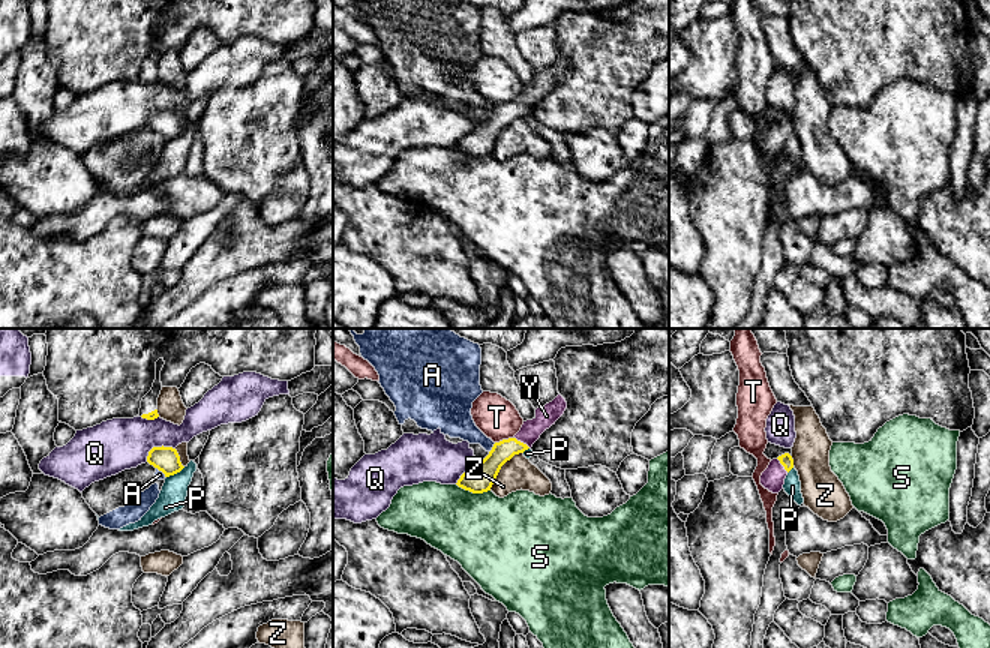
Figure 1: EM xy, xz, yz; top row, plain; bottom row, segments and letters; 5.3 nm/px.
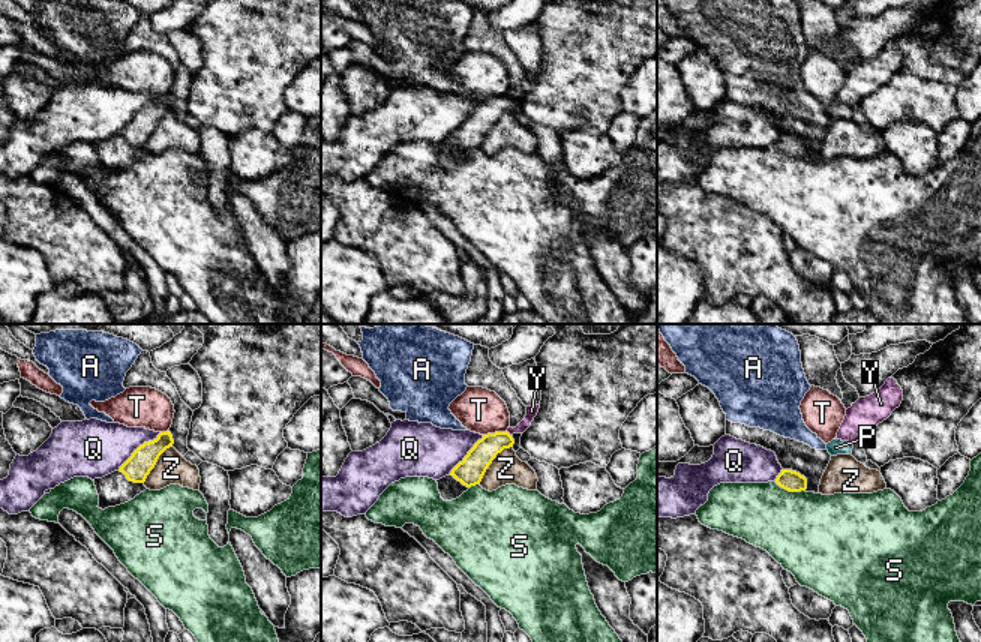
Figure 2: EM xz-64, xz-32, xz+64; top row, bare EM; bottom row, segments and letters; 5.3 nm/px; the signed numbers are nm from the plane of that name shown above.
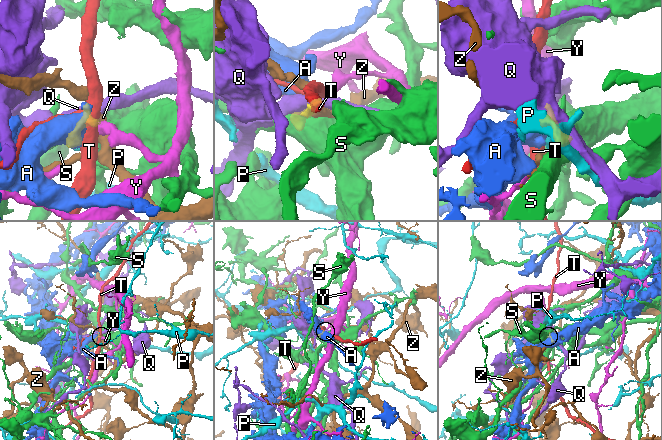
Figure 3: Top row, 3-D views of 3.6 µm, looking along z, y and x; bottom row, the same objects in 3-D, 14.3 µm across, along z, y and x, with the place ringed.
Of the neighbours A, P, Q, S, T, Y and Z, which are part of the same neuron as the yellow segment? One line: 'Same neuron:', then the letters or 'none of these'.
Same neuron: Y

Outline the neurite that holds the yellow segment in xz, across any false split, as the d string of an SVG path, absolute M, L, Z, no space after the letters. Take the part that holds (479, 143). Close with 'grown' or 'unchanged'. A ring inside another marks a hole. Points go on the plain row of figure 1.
M561 58L544 70L537 72L532 84L524 86L513 102L495 106L489 118L465 135L456 148L472 158L490 154L501 130L514 118L531 112L540 99L564 78L566 72L567 66Z; grown

